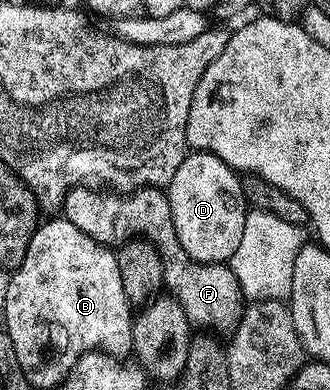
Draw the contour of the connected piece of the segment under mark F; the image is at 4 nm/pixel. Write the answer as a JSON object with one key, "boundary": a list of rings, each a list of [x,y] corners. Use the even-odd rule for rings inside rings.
{"boundary":[[[75,185],[64,196],[62,217],[63,220],[74,223],[78,231],[90,235],[90,239],[100,245],[112,247],[133,237],[143,237],[154,243],[154,247],[158,247],[158,255],[162,255],[164,260],[163,288],[175,297],[193,326],[209,325],[212,328],[209,330],[212,331],[228,331],[240,321],[246,308],[246,298],[238,287],[231,268],[224,263],[198,263],[190,259],[186,251],[182,251],[182,243],[178,243],[174,231],[168,195],[163,188],[141,187],[131,191],[109,191],[104,187]]]}

